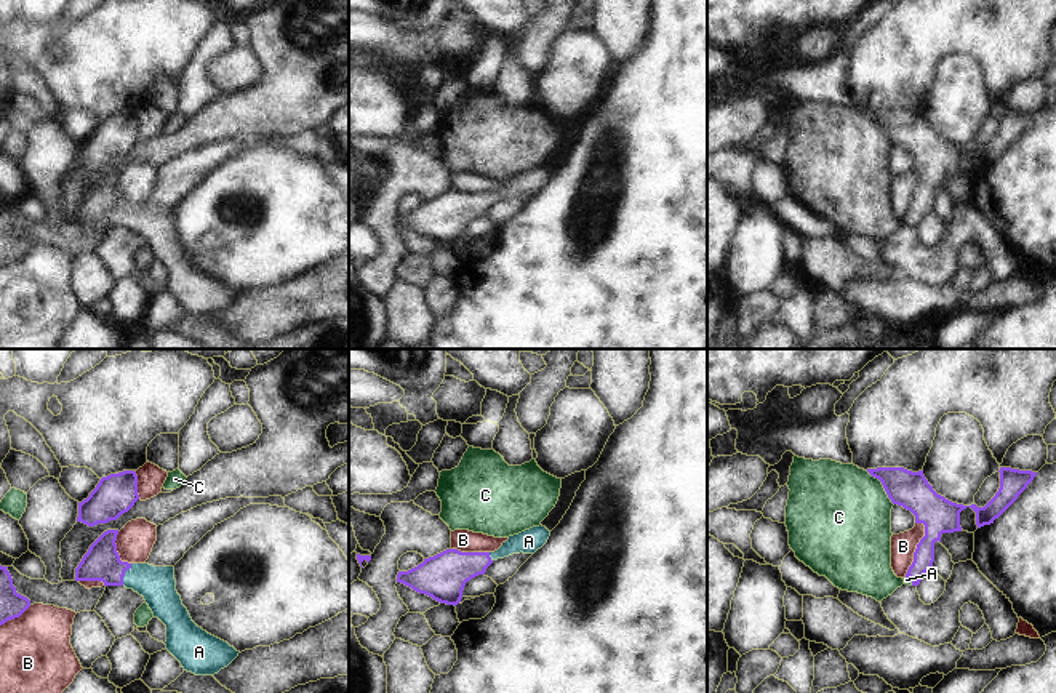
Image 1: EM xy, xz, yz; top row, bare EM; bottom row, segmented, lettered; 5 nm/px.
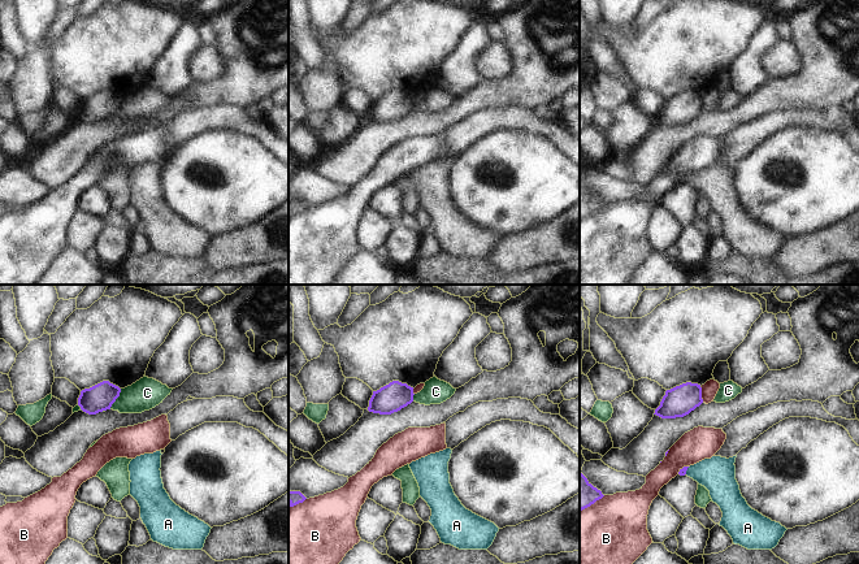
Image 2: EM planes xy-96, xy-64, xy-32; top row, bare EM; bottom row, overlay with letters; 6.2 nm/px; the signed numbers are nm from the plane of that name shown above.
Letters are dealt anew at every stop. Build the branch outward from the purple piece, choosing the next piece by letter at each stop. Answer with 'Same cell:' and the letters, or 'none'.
Same cell: A

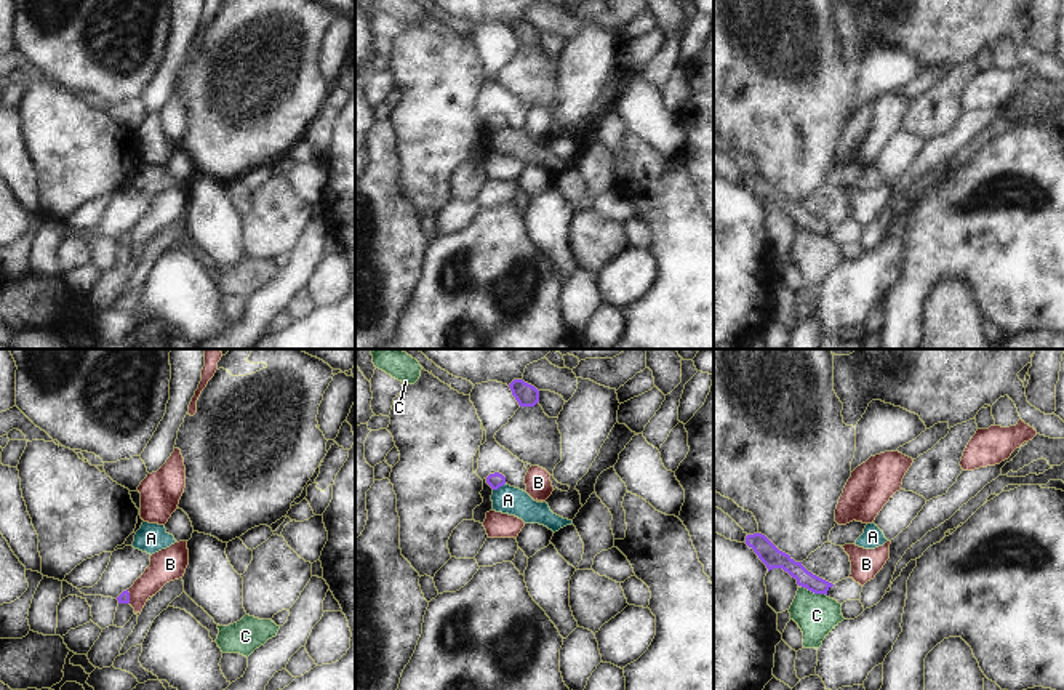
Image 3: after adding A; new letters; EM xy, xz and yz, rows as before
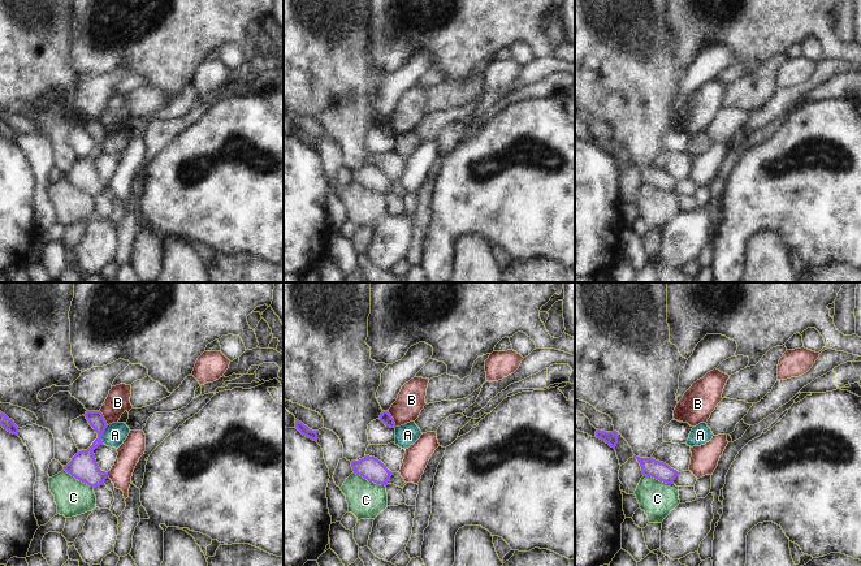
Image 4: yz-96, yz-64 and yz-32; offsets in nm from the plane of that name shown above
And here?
Same cell: none

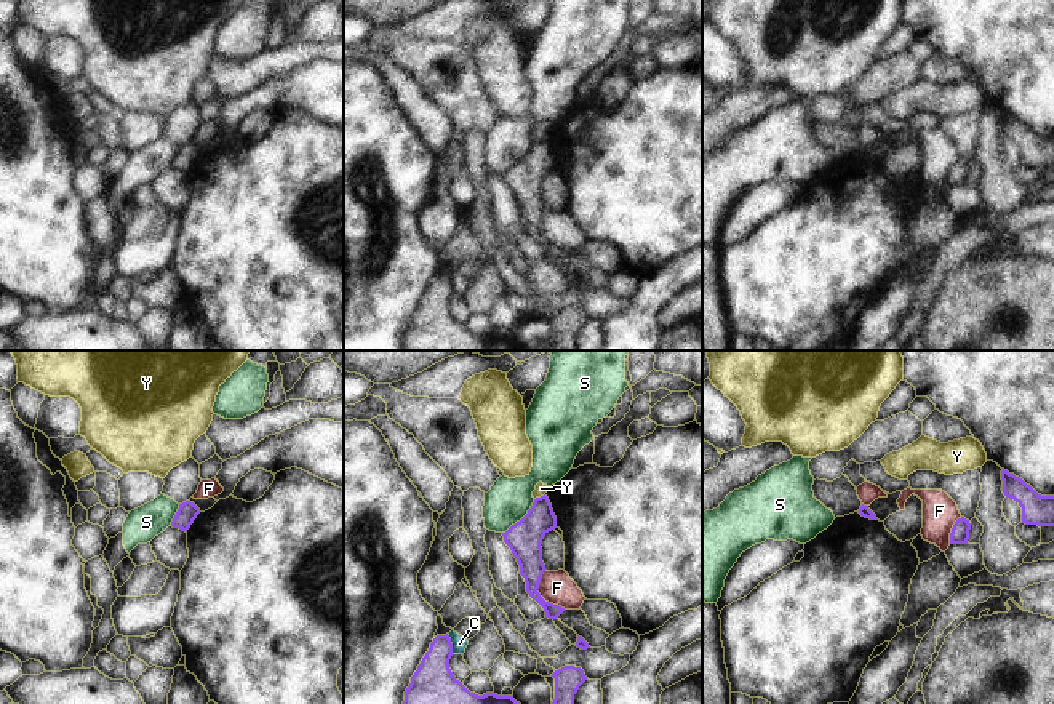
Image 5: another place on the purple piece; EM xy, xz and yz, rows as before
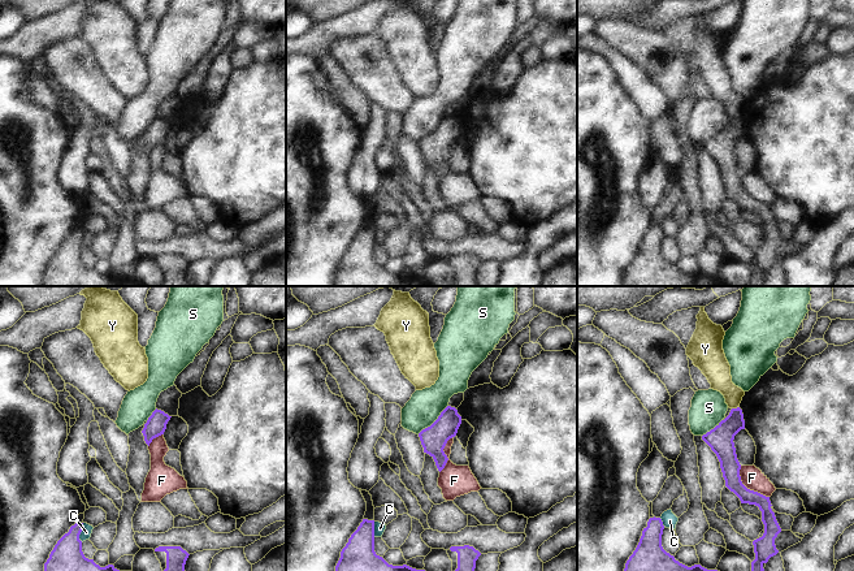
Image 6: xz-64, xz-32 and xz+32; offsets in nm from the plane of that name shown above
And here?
Same cell: Y

